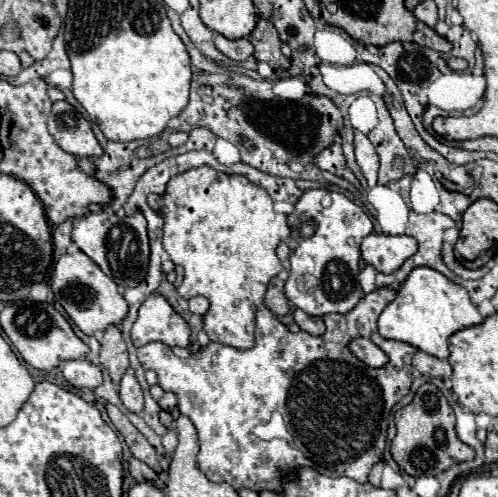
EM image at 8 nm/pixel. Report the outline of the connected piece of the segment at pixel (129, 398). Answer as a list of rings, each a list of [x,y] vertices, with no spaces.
[[[128,369],[120,381],[120,399],[124,403],[124,407],[132,413],[140,413],[144,407],[144,397],[142,397],[142,389],[134,377],[134,371]]]

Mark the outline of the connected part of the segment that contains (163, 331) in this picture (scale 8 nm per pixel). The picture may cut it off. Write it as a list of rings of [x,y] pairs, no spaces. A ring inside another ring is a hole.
[[[152,293],[138,309],[138,319],[132,325],[132,343],[136,347],[152,341],[162,341],[170,347],[188,347],[188,337],[188,323],[162,295]]]

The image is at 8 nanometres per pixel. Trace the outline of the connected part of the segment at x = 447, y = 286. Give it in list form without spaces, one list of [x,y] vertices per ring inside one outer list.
[[[416,267],[396,291],[396,299],[380,313],[378,333],[384,339],[402,341],[438,359],[448,359],[448,337],[478,323],[482,323],[482,315],[478,313],[476,305],[472,305],[470,295],[462,285],[452,283],[432,267]]]

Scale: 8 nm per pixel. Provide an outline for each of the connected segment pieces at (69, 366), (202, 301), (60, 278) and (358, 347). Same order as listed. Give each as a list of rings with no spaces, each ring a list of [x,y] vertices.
[[[74,359],[74,361],[66,361],[62,367],[64,377],[68,379],[68,383],[72,383],[74,387],[82,389],[96,389],[98,385],[102,385],[102,371],[98,365],[90,363],[88,359]]]
[[[192,297],[188,303],[190,303],[190,311],[196,313],[196,315],[204,315],[208,311],[208,307],[210,307],[206,297]]]
[[[78,251],[74,255],[62,255],[58,259],[54,275],[52,275],[52,291],[58,299],[58,303],[66,309],[68,317],[86,335],[104,331],[108,325],[118,325],[128,313],[128,303],[118,293],[116,283],[82,251]]]
[[[356,337],[352,339],[352,343],[348,345],[348,349],[364,363],[368,363],[368,367],[384,367],[388,363],[388,357],[382,349],[378,349],[370,339],[364,337]]]

